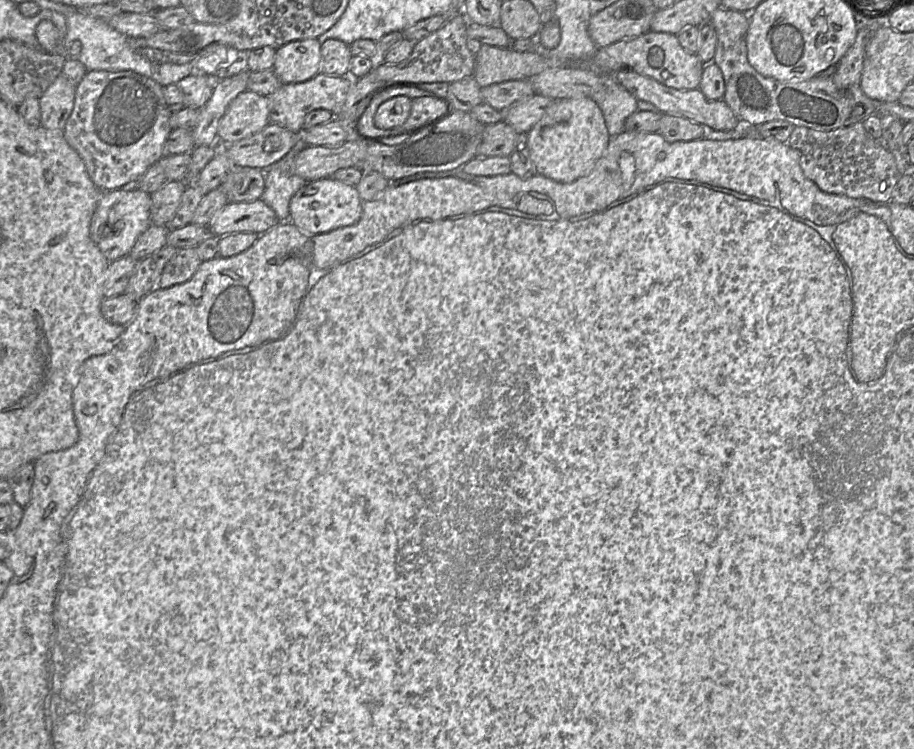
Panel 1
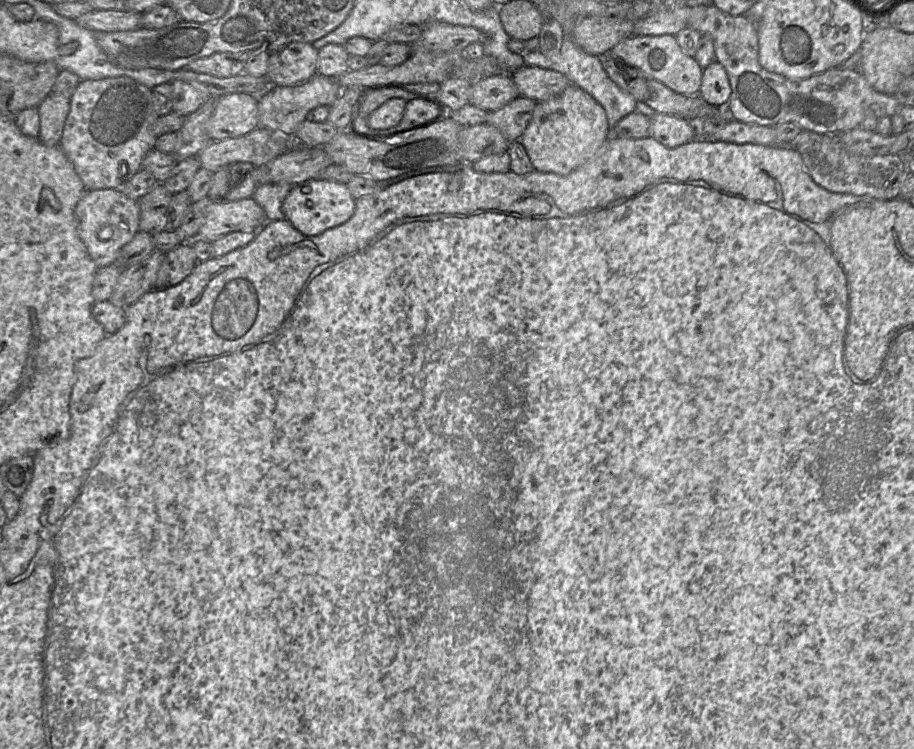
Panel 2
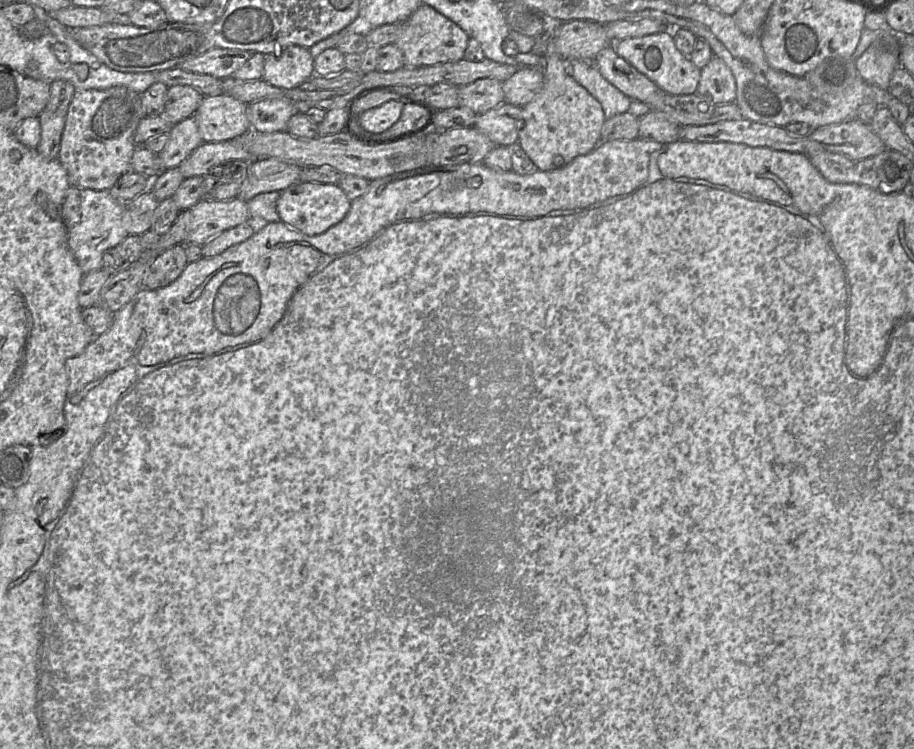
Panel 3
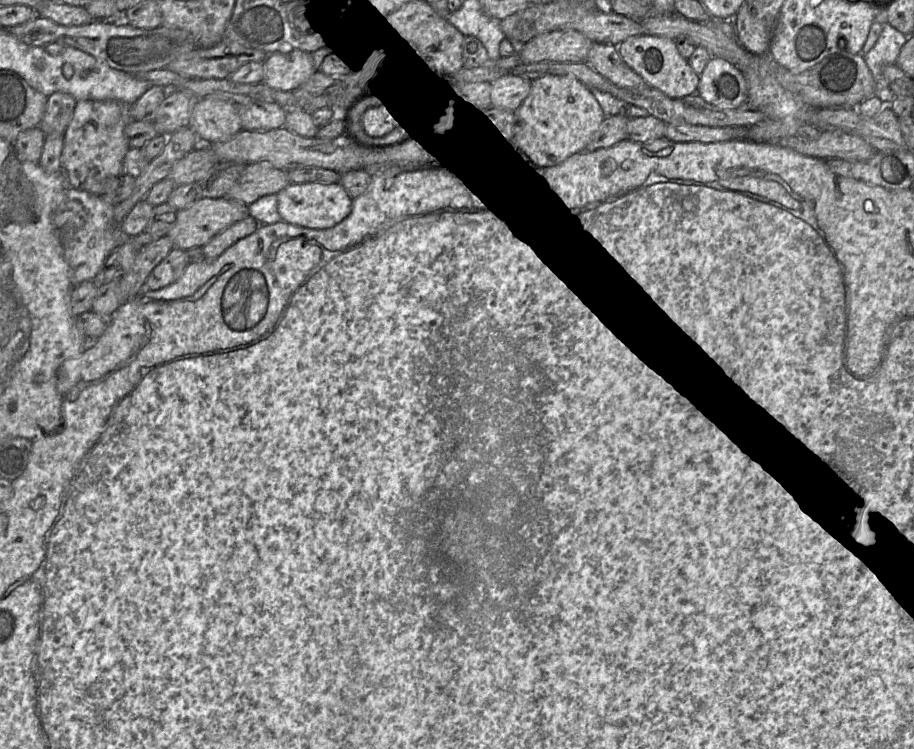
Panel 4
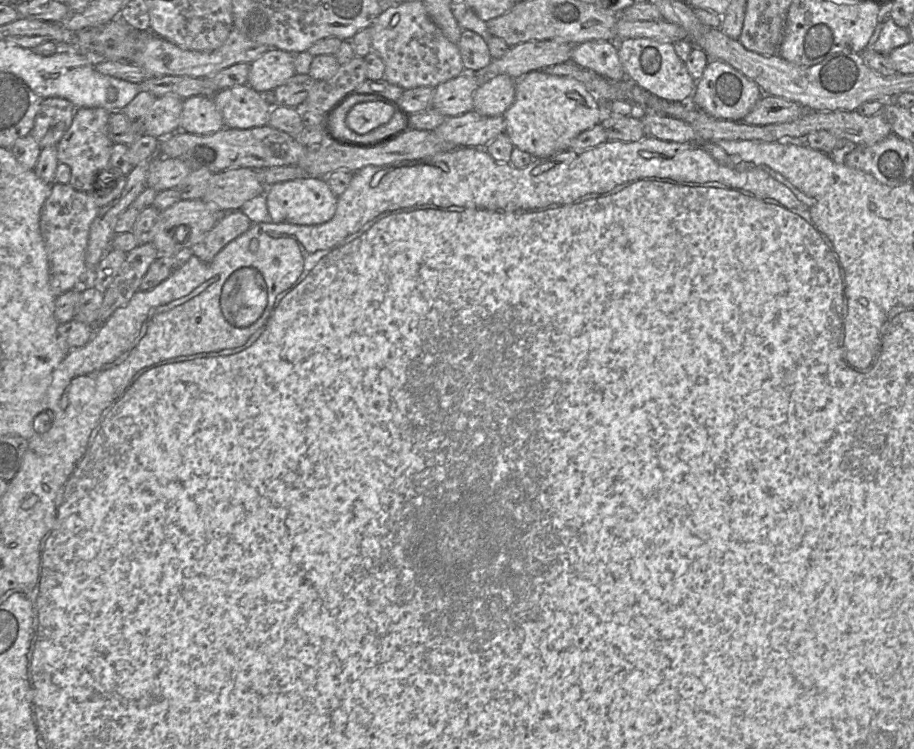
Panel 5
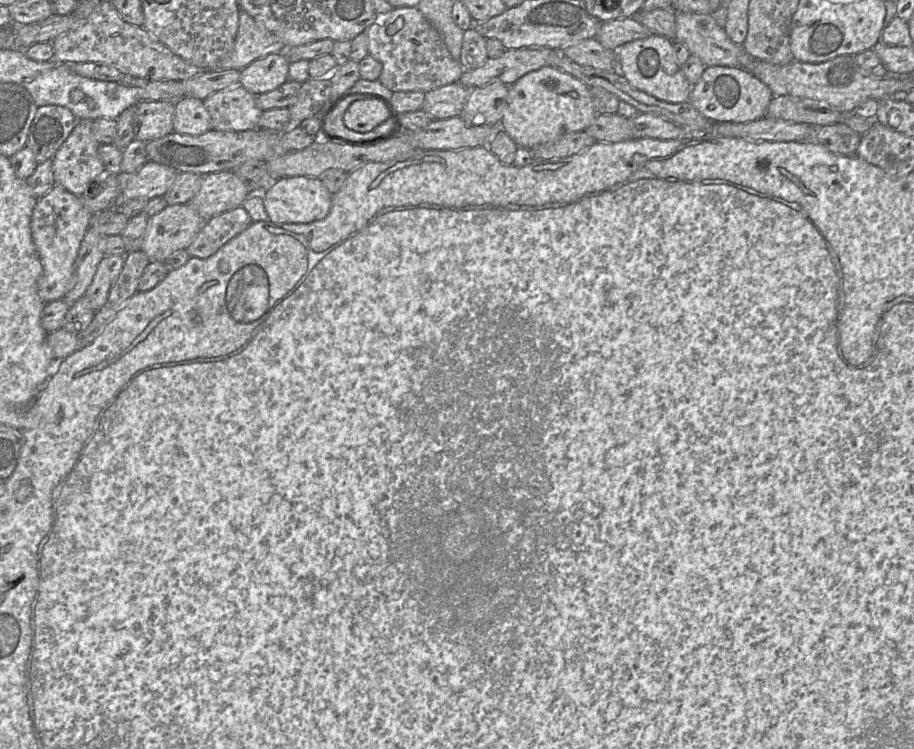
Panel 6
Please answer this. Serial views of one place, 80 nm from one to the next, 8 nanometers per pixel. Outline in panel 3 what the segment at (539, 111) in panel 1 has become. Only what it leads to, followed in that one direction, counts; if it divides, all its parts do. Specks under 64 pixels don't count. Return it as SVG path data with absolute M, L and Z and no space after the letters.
M503 103L477 115L474 127L496 146L510 147L518 142L519 131L523 128L523 107Z

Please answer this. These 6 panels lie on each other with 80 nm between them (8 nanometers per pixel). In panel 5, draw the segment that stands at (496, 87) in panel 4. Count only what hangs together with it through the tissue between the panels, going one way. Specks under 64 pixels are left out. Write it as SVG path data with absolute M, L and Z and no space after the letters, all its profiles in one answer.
M498 75L482 81L473 97L473 111L485 117L503 116L515 99L516 81Z

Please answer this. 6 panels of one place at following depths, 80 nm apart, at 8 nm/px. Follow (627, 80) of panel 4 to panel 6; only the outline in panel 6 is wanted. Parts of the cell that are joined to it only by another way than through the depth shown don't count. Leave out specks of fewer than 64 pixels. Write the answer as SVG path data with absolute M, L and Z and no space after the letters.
M589 38L563 49L573 62L604 71L617 69L617 52L605 48L596 38Z

